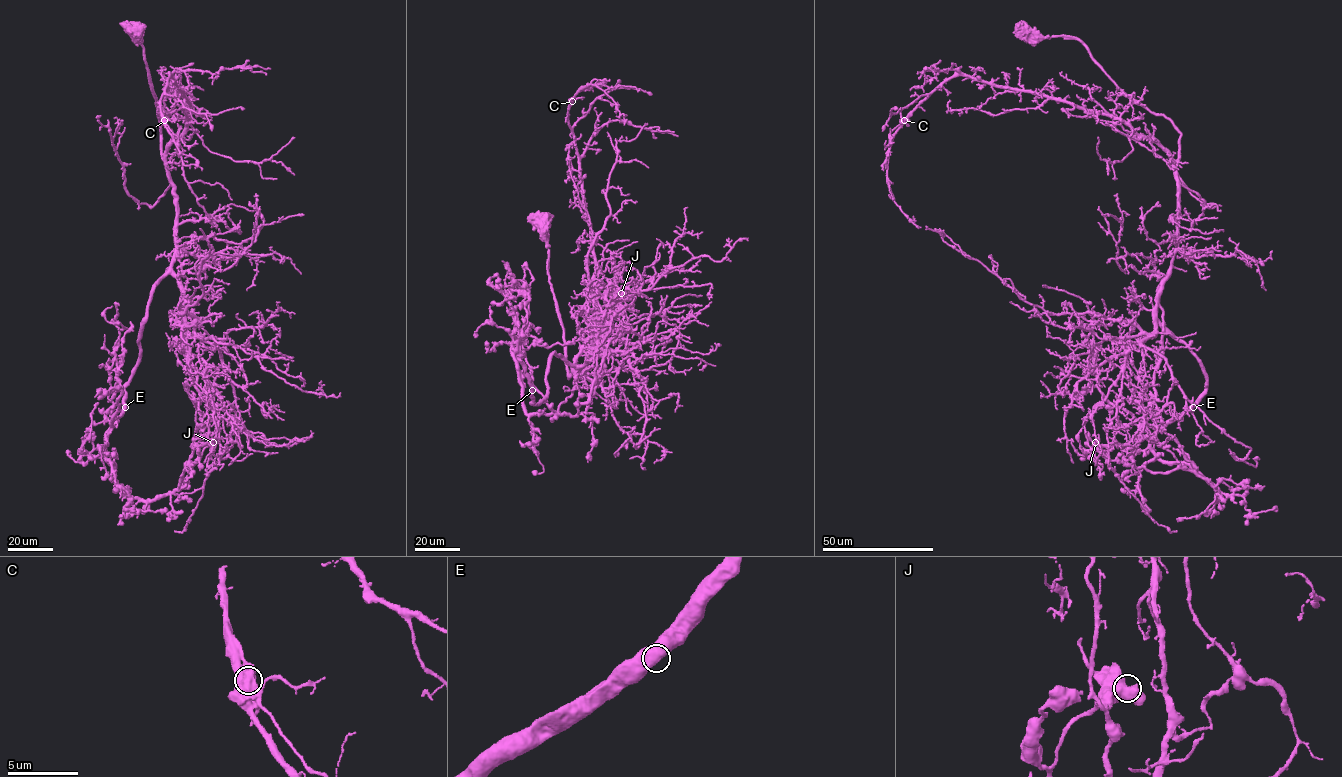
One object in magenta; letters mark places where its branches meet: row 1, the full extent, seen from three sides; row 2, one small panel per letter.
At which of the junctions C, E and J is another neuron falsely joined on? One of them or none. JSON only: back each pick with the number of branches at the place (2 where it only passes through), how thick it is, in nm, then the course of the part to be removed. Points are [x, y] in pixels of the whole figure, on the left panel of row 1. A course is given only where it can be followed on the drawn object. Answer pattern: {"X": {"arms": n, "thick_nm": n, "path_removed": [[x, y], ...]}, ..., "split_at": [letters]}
{"C": {"arms": 2, "thick_nm": 850, "path_removed": [[164, 120], [178, 138], [178, 150], [196, 160], [195, 168]]}, "split_at": ["C"]}

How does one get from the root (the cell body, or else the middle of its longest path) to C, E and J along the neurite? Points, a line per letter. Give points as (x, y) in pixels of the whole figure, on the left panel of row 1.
C: (135, 32), (141, 36), (155, 97), (164, 160), (187, 121), (188, 102), (170, 75), (160, 102), (164, 120)
E: (135, 32), (141, 36), (162, 159), (176, 197), (176, 250), (141, 326), (139, 359), (124, 388), (125, 407)
J: (135, 32), (176, 197), (172, 272), (182, 292), (187, 392), (196, 406), (184, 470), (213, 442)

